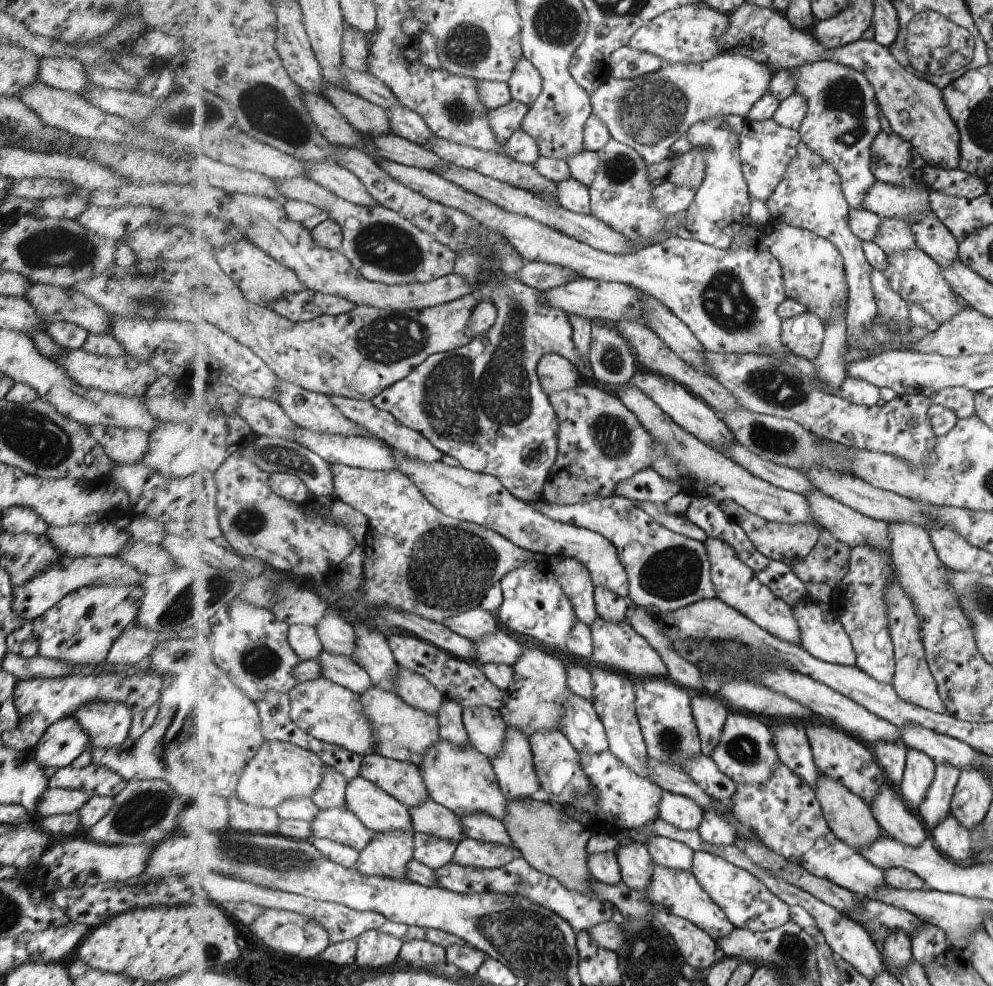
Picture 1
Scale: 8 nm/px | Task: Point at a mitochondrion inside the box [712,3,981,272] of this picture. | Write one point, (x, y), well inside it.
(938, 47)

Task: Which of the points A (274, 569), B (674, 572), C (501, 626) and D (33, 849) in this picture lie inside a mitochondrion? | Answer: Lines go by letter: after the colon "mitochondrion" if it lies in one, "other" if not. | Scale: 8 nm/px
A: other
B: mitochondrion
C: other
D: other

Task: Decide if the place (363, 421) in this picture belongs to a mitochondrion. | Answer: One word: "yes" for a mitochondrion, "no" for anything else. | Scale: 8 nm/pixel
no

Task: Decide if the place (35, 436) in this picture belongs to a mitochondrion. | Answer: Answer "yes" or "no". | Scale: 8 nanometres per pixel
yes

